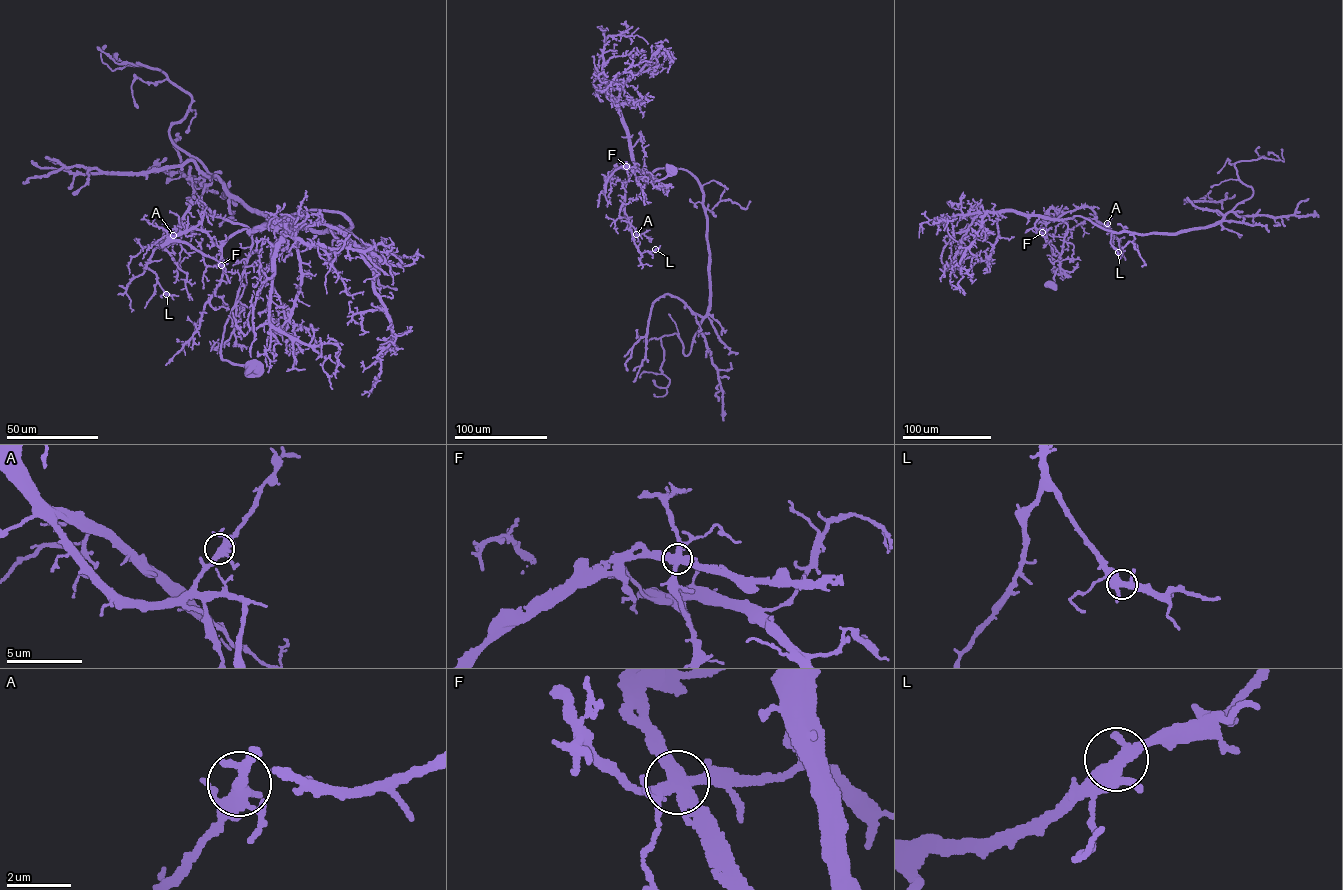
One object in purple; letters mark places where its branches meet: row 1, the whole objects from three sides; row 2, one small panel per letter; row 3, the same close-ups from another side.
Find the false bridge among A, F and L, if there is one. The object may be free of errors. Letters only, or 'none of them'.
F

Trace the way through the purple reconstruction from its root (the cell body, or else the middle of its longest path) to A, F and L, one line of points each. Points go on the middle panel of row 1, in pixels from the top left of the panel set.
A: (669, 170), (665, 177), (654, 182), (636, 168), (629, 177), (624, 210), (636, 234)
F: (669, 170), (665, 177), (654, 182), (633, 167), (625, 169), (626, 166)
L: (669, 170), (665, 177), (654, 182), (635, 168), (625, 188), (624, 210), (634, 243), (641, 252), (655, 249)

